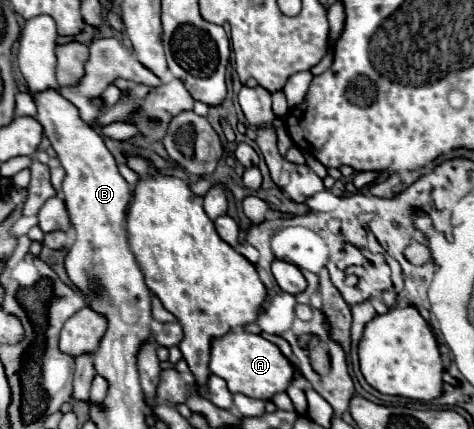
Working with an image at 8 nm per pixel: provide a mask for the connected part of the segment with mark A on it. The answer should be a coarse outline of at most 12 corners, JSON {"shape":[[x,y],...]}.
{"shape":[[262,334],[212,340],[210,370],[270,400],[294,382],[292,360]]}

